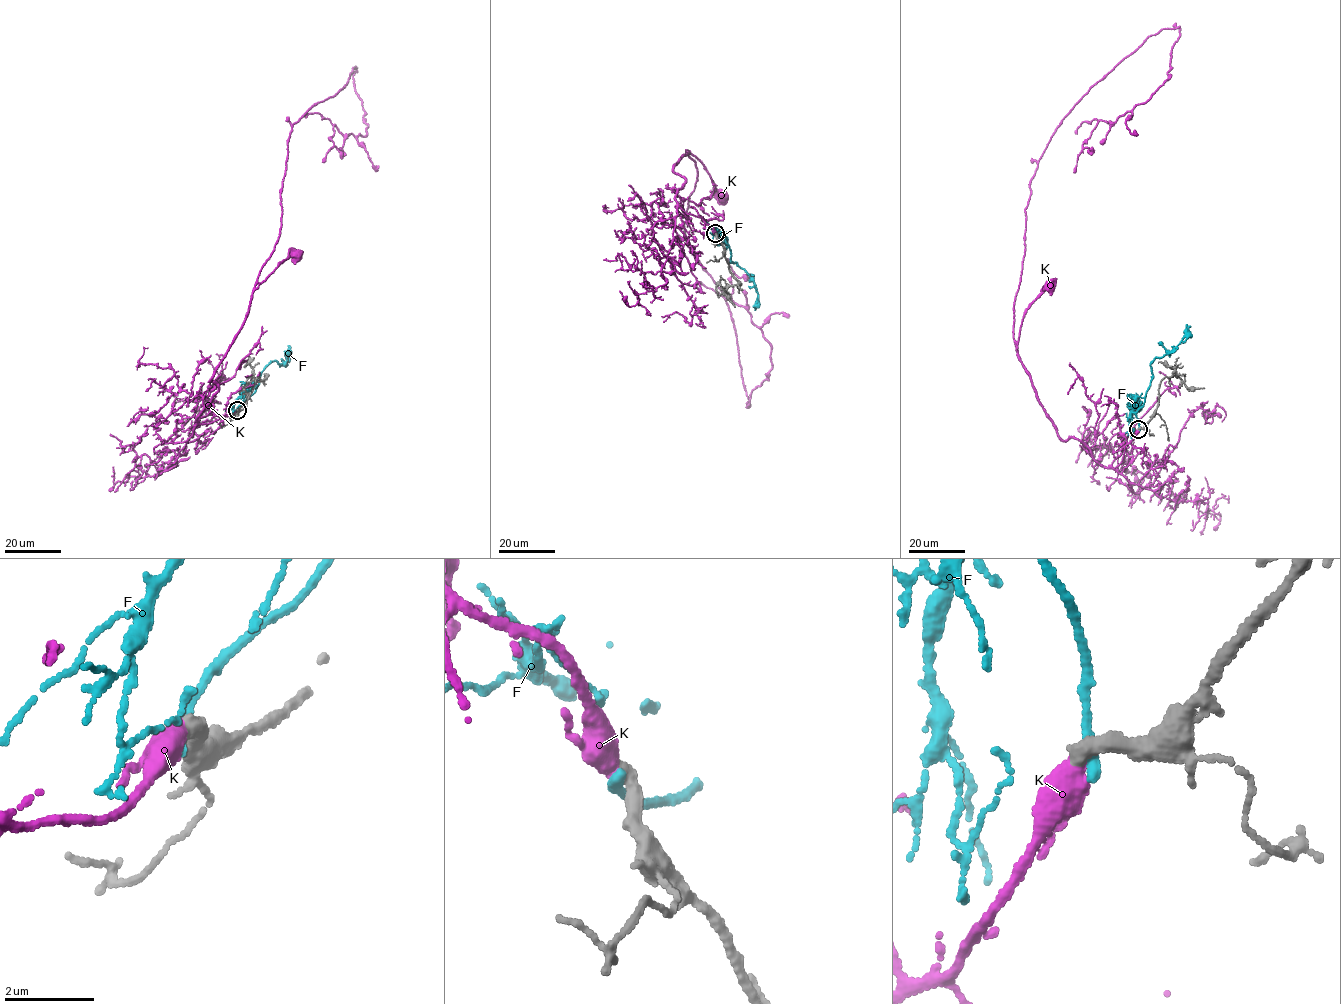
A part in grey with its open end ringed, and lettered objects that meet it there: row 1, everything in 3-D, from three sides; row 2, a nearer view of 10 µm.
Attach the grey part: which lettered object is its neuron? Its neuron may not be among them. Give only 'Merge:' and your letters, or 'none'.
Merge: K

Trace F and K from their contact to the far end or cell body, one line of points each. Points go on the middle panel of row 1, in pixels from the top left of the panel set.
F: (715, 234), (722, 235), (728, 245), (730, 262), (736, 263), (749, 275), (758, 293), (753, 307)
K: (715, 234), (679, 206), (675, 194), (685, 181), (673, 165), (687, 150), (722, 195)

